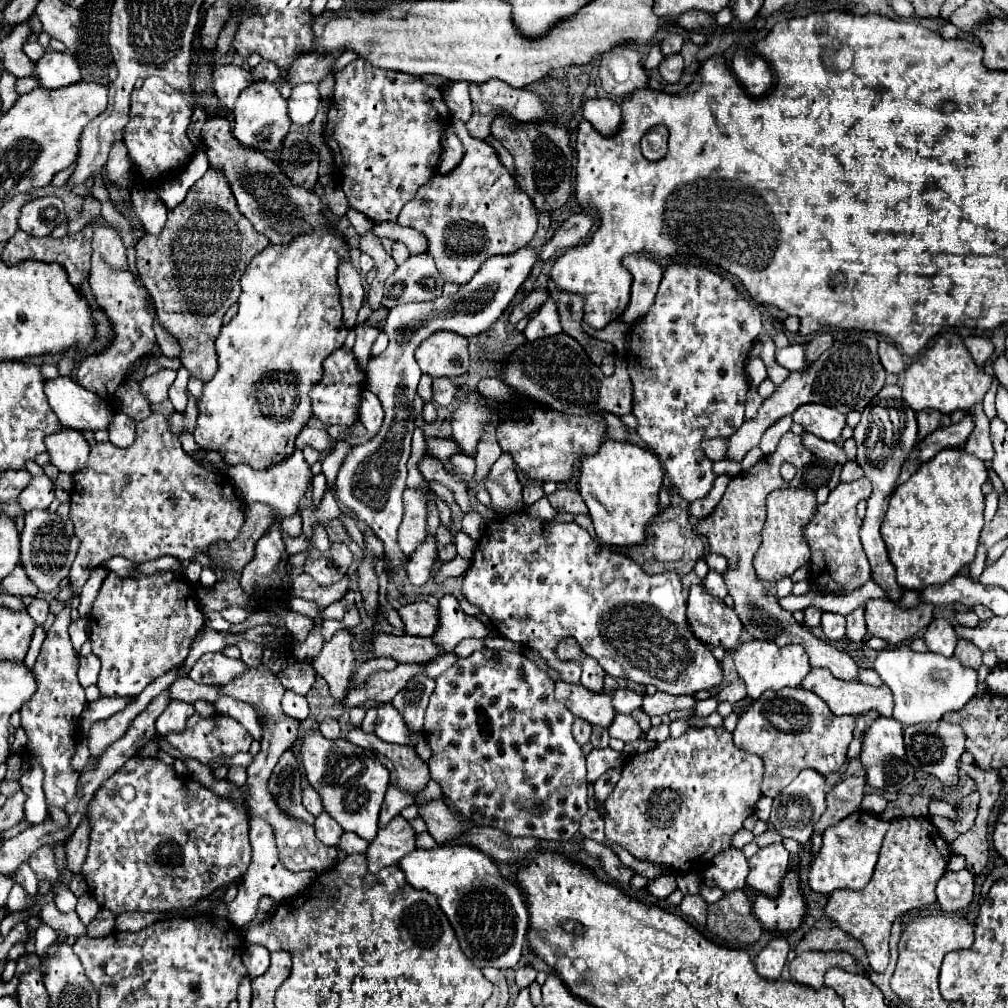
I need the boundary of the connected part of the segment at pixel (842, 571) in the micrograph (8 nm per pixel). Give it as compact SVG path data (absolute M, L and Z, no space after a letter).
M865 477L853 483L839 483L829 493L829 499L823 505L817 505L813 521L805 525L803 535L811 547L811 563L813 563L811 583L815 589L825 591L825 593L835 591L835 583L839 579L839 595L849 595L873 579L867 555L859 539L861 519L855 513L857 503L861 499L867 499L869 495L871 495L871 481Z

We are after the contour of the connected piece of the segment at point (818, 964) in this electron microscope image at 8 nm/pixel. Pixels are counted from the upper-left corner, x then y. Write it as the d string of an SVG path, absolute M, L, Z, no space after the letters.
M807 951L807 953L797 955L789 963L791 979L795 983L807 985L811 989L823 987L823 975L831 967L839 967L839 969L857 973L857 961L853 959L851 953L845 953L845 951L829 951L829 953Z

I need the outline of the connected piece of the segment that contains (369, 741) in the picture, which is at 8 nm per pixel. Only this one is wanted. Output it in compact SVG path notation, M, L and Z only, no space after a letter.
M353 729L345 737L349 743L365 747L375 753L375 757L389 769L391 773L391 783L397 785L399 789L411 793L413 797L419 795L431 775L427 763L417 755L415 747L411 745L389 745L381 741L375 733L365 733L363 729Z

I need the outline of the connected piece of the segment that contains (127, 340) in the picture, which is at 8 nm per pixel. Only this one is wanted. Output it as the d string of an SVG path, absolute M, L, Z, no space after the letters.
M101 215L91 217L89 225L93 227L93 239L91 239L93 257L91 257L89 281L91 281L91 289L93 289L93 295L95 295L99 307L105 309L105 313L109 315L109 319L113 323L115 341L105 353L83 359L83 363L77 371L77 379L85 389L89 389L93 393L101 393L101 397L113 399L115 389L121 385L129 365L135 359L145 357L149 353L151 345L155 343L153 315L147 309L147 293L141 291L133 283L133 275L127 267L127 255L125 255L125 247L121 243L119 233L115 229L103 225Z

